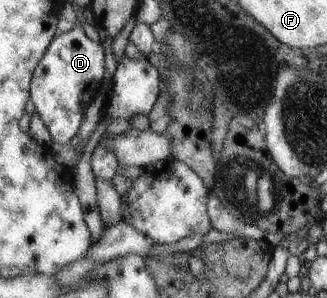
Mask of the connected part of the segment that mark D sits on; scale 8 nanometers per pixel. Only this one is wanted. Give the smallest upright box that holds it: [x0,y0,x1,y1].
[30,18,103,144]

